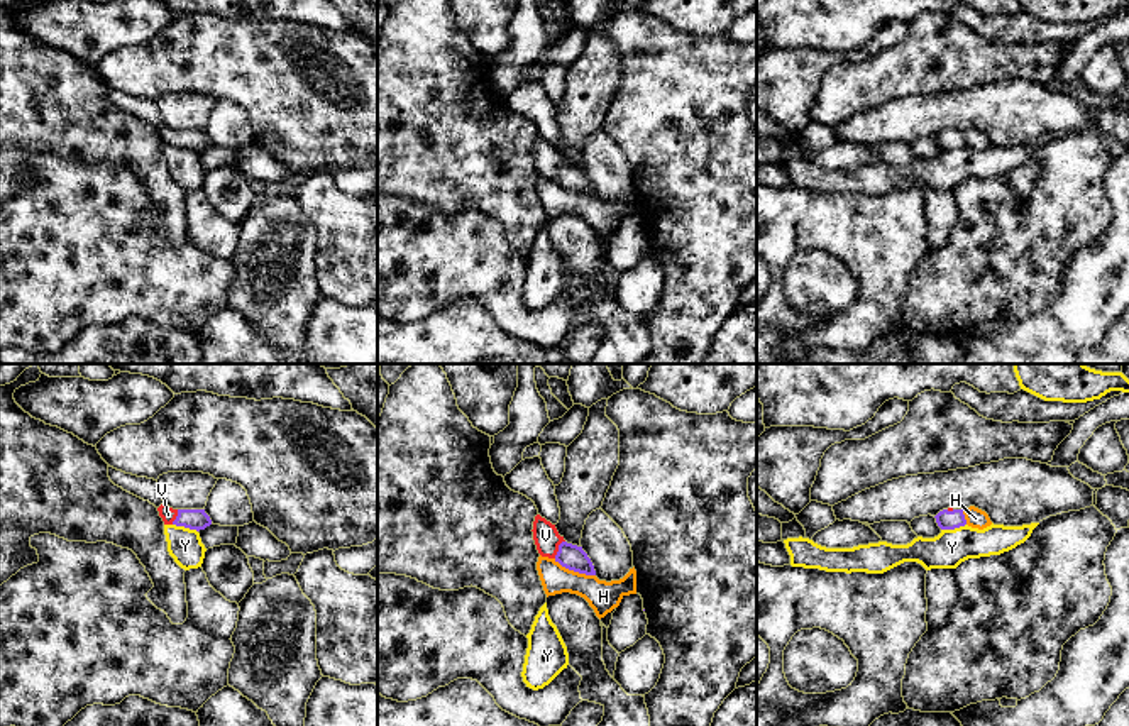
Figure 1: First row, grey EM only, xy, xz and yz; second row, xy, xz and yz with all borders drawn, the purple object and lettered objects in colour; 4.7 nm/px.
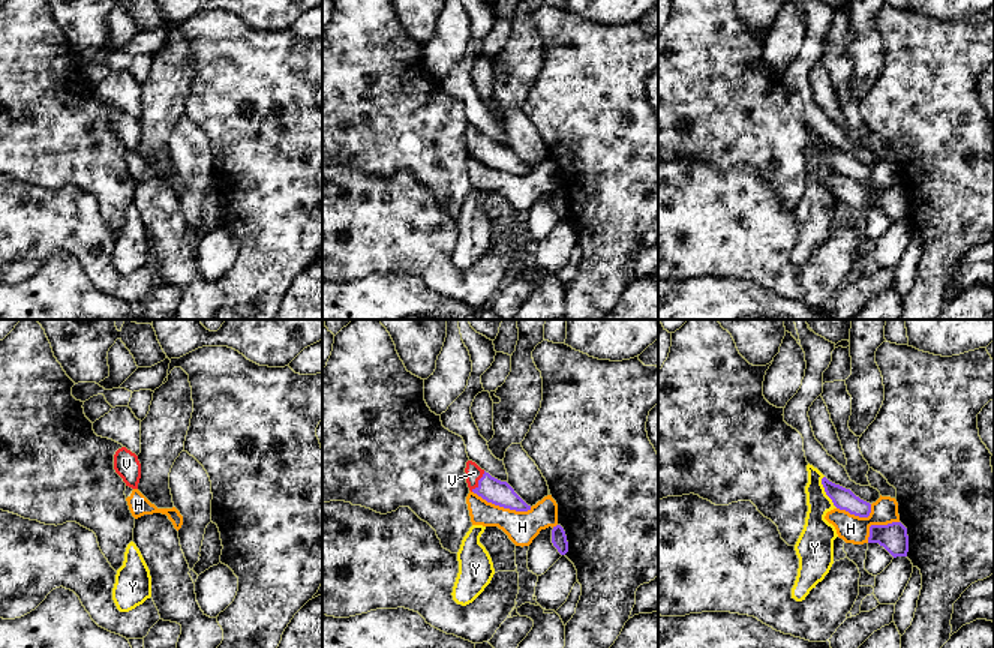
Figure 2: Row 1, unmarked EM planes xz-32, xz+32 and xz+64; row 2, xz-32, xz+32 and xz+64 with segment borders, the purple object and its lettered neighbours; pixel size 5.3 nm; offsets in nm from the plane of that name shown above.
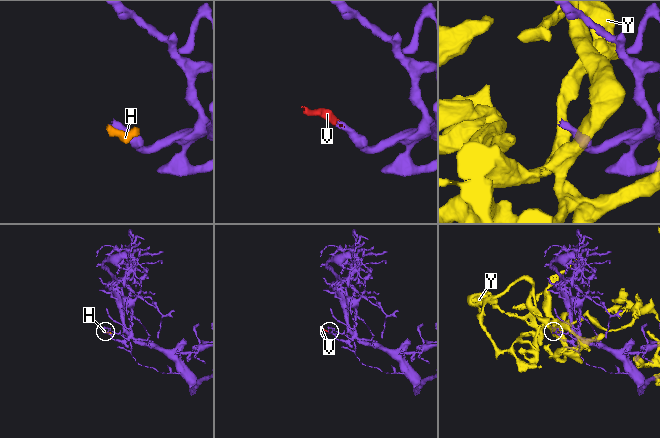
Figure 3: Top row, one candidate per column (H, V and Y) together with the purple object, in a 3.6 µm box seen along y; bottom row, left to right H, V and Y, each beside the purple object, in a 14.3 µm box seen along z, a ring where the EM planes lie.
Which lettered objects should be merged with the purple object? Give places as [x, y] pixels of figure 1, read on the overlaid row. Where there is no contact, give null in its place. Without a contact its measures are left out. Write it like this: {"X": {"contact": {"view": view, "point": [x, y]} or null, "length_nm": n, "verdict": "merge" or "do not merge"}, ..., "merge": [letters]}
{"H": {"contact": {"view": "xz", "point": [574, 571]}, "length_nm": 220, "verdict": "do not merge"}, "V": {"contact": {"view": "xz", "point": [559, 549]}, "length_nm": 100, "verdict": "merge"}, "Y": {"contact": {"view": "xy", "point": [185, 527]}, "length_nm": 130, "verdict": "do not merge"}, "merge": ["V"]}

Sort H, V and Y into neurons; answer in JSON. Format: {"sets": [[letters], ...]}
{"sets": [["H"], ["V"], ["Y"]]}

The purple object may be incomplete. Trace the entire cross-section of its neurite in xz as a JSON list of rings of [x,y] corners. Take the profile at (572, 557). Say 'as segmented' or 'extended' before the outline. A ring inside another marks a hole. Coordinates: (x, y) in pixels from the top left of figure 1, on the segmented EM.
extended; [[[537,514],[531,531],[542,557],[553,558],[569,570],[596,575],[594,565],[582,547],[567,543],[564,536],[559,535],[555,525]]]

